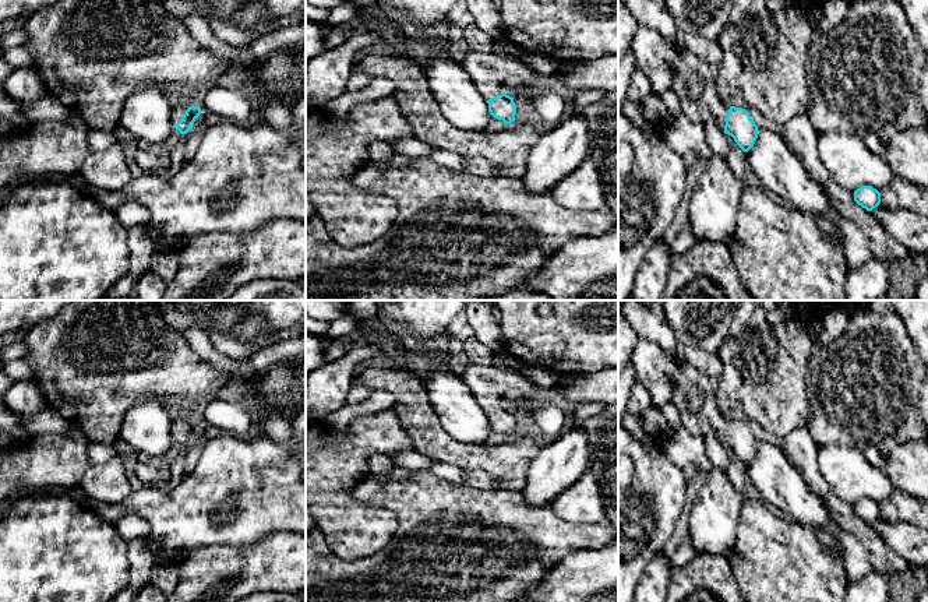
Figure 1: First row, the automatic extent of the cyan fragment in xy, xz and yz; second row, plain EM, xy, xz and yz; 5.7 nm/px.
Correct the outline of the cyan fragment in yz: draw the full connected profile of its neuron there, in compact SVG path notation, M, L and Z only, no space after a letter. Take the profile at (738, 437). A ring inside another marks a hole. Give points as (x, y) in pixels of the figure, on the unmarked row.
M618 300L618 309L639 338L656 342L674 358L678 376L674 379L671 404L680 412L681 427L696 437L717 437L748 465L758 451L758 439L745 422L723 416L712 380L682 358L663 303L664 300Z

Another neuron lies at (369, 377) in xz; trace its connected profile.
M370 367L354 376L353 384L395 395L394 412L419 453L466 472L481 469L494 476L502 490L525 489L527 468L541 447L536 439L515 433L500 446L455 440L434 412L424 379L409 370Z

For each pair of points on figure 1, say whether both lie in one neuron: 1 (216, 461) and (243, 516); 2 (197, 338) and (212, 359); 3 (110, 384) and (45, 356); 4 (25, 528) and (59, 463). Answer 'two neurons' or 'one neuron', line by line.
1: one neuron
2: one neuron
3: one neuron
4: two neurons

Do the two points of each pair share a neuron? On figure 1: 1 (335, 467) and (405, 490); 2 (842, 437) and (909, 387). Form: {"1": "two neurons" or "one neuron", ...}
{"1": "two neurons", "2": "one neuron"}

